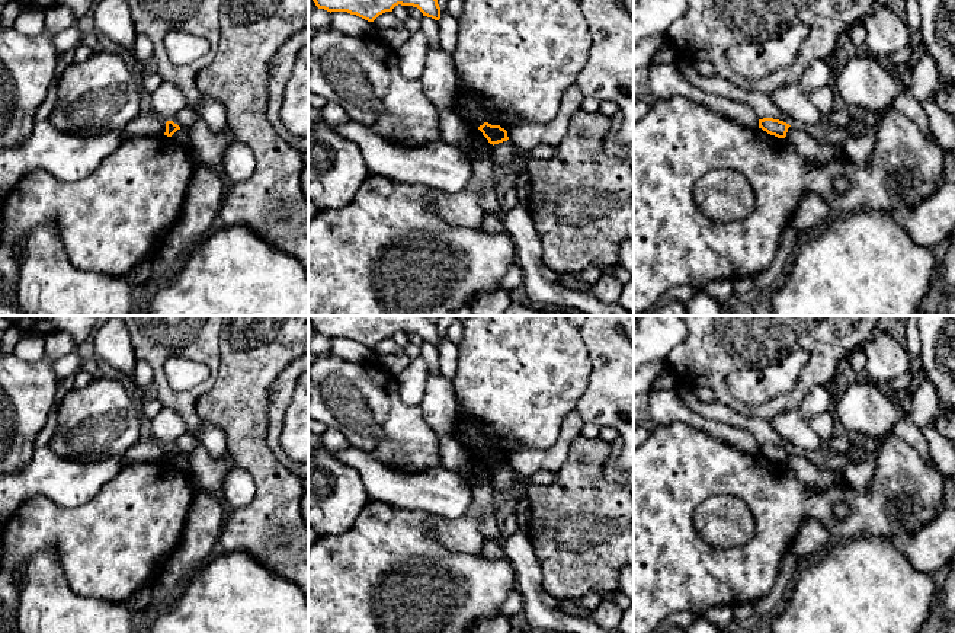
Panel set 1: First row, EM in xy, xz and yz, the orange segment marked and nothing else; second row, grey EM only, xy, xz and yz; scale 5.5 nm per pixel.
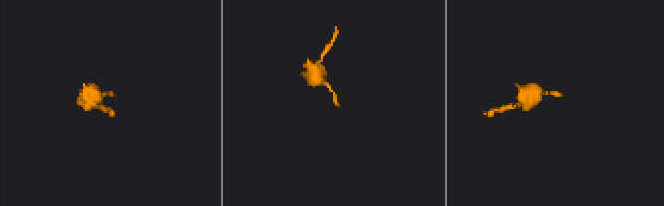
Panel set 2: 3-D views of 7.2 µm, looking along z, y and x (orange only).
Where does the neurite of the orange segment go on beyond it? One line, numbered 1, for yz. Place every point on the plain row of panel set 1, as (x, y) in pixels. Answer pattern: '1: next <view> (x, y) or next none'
1: next none

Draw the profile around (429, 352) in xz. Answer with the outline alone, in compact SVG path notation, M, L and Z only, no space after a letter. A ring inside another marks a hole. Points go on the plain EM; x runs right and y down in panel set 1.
M423 342L420 357L426 361L430 375L440 375L438 346Z

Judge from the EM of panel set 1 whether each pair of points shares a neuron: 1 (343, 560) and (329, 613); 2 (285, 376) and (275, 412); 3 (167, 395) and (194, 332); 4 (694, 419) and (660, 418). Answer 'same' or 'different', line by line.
1: same
2: same
3: same
4: same

